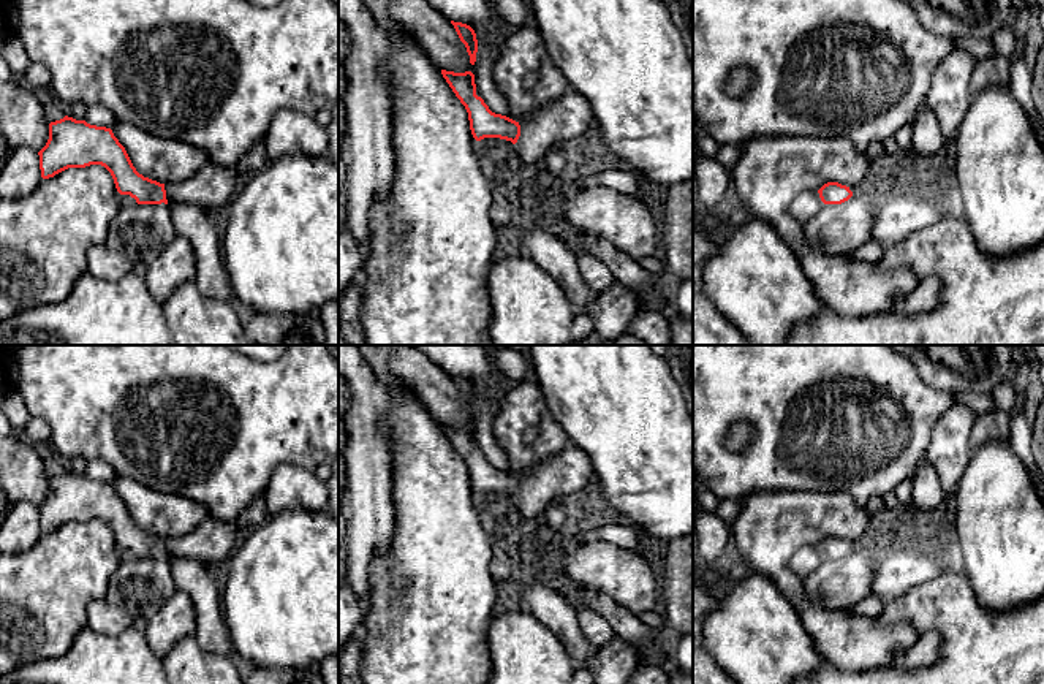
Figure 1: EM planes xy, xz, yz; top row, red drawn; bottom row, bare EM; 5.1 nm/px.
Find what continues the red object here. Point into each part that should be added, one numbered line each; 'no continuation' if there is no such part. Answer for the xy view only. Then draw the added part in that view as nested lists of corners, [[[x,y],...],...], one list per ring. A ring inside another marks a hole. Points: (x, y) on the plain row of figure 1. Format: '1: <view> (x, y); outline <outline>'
1: xy (212, 540); outline [[[204,519],[195,530],[165,540],[168,559],[191,559],[204,567],[218,565],[237,548],[242,534],[234,521]]]

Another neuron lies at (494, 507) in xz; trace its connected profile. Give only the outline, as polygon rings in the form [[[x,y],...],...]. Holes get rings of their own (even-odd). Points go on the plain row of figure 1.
[[[484,492],[479,499],[479,518],[484,530],[495,545],[503,538],[506,530],[506,515],[516,507],[516,499],[500,492]]]

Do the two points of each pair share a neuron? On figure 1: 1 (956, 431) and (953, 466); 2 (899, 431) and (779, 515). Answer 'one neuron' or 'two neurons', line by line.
1: one neuron
2: two neurons

